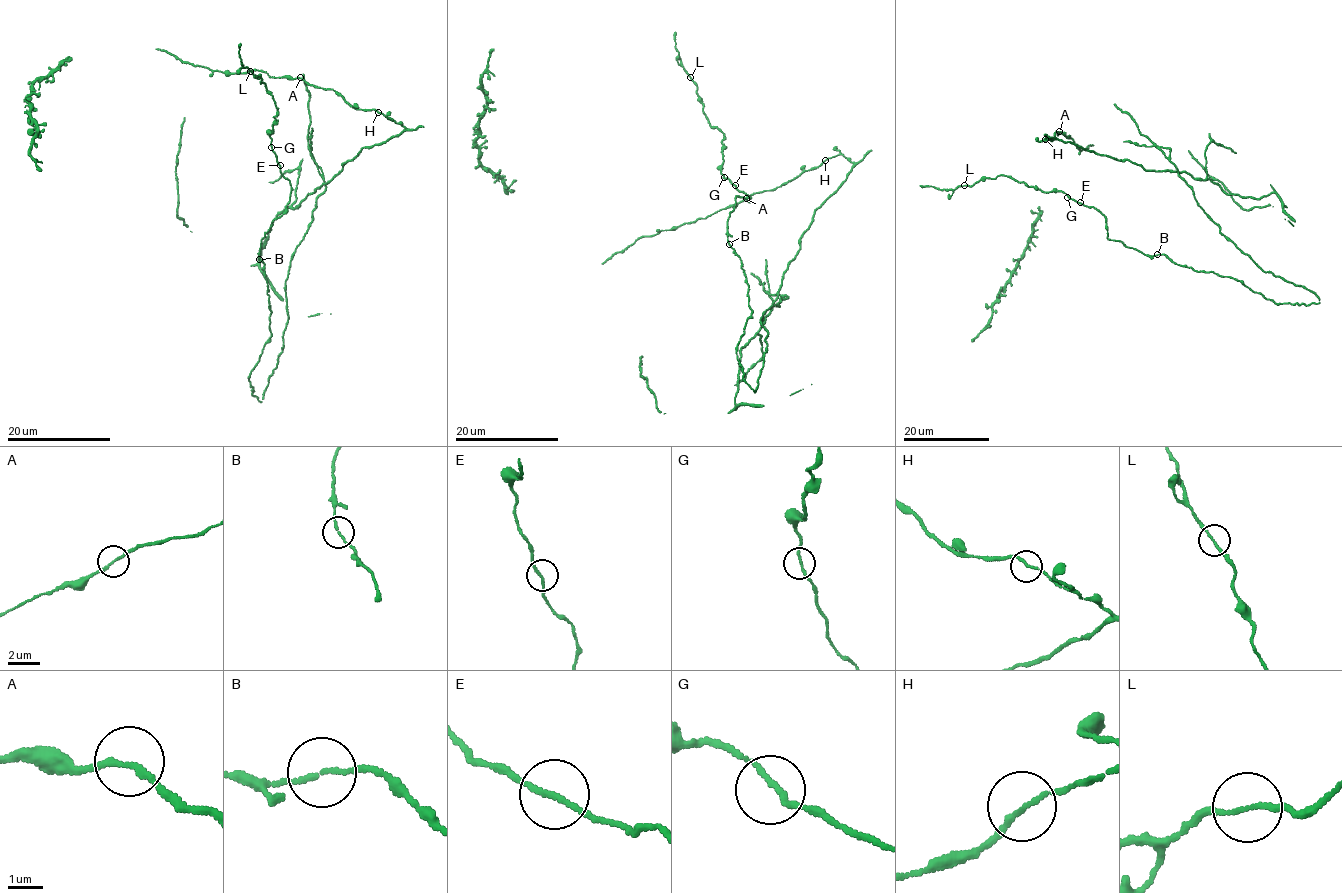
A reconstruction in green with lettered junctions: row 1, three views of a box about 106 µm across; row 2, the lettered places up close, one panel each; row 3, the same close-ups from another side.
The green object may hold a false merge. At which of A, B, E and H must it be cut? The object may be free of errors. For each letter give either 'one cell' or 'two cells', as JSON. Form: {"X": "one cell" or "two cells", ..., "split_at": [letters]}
{"A": "one cell", "B": "one cell", "E": "one cell", "H": "one cell", "split_at": []}

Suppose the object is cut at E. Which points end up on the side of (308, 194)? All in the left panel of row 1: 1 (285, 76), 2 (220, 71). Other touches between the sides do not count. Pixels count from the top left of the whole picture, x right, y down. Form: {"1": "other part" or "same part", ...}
{"1": "same part", "2": "same part"}

